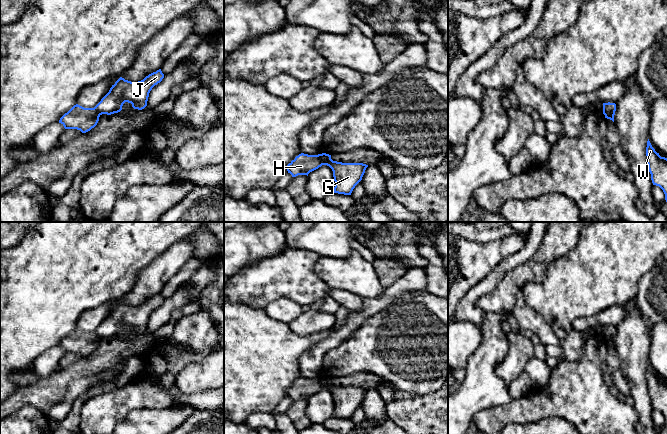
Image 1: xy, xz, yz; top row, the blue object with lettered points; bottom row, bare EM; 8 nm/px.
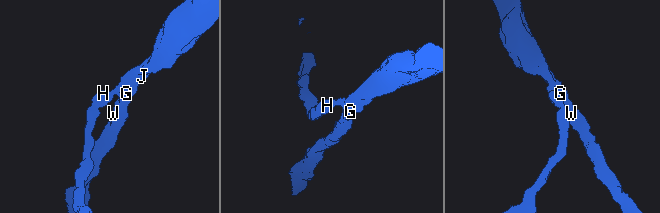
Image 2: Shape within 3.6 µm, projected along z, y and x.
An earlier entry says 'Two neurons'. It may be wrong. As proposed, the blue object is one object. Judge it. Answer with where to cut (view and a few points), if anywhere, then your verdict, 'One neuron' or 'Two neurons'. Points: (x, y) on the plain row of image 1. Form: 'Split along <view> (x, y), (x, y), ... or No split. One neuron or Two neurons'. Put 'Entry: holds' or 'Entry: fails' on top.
Entry: holds
Split along xz (320, 378), (323, 388). Two neurons

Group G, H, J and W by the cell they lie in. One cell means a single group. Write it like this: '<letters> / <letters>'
G J W / H

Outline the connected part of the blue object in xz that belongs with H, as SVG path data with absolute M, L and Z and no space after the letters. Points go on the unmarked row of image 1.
M301 377L287 389L287 395L292 399L292 401L298 399L308 400L310 396L318 393L322 389L321 378L308 379Z

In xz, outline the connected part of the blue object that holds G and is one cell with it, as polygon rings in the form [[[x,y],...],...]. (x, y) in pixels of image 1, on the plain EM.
[[[322,377],[323,389],[329,390],[333,395],[335,405],[334,417],[351,419],[355,410],[362,404],[368,389],[363,387],[342,387],[333,385],[331,379]]]

